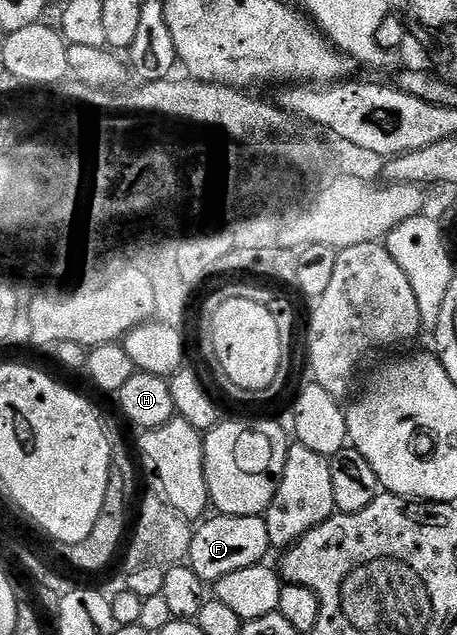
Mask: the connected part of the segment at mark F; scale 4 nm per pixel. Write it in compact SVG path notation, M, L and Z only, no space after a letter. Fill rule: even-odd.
M219 514L213 515L213 520L205 519L192 533L192 541L190 542L190 550L186 563L189 568L194 570L194 574L198 574L198 578L202 578L205 582L214 582L218 578L226 578L226 574L234 574L234 570L246 570L246 566L254 566L261 563L265 559L264 555L270 552L270 545L267 536L267 522L264 516L222 516Z

